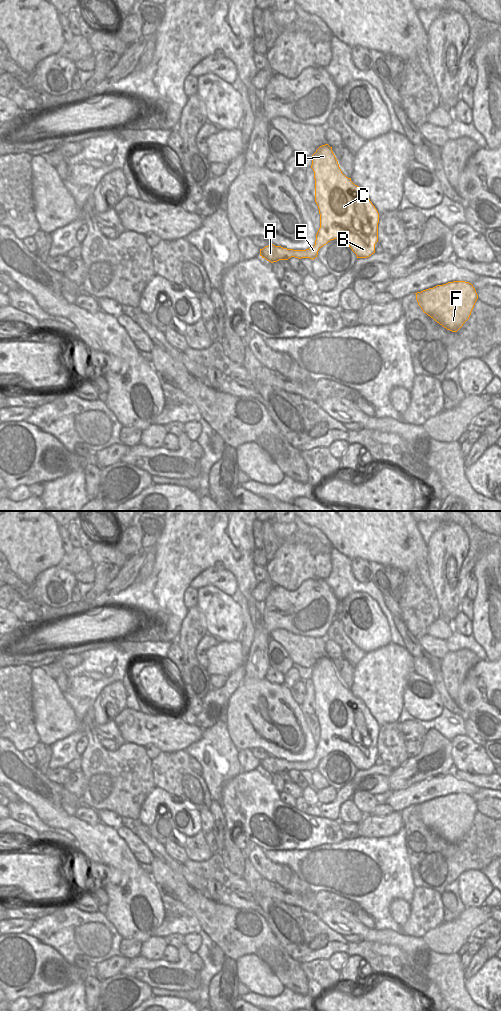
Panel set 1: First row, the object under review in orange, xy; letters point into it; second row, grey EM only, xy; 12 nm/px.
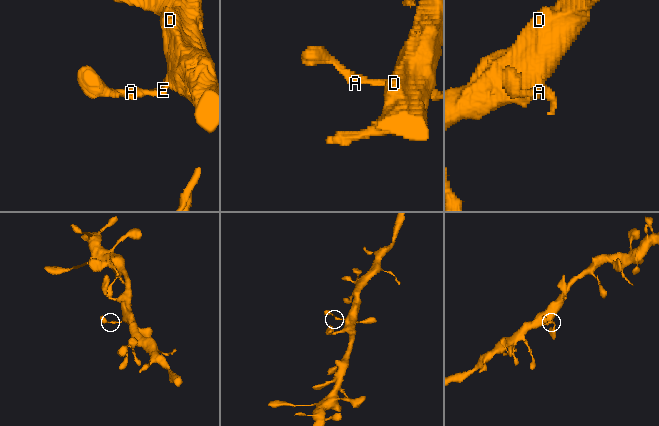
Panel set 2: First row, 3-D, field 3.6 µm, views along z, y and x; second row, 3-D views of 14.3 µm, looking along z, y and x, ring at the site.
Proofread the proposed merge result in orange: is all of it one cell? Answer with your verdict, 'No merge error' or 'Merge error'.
No merge error

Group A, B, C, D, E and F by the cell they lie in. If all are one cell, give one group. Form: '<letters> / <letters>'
A B C D E F

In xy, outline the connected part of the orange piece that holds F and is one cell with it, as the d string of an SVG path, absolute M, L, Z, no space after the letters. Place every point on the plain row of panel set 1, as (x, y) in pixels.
M465 793L448 794L415 806L423 824L452 844L469 831L478 811L473 797Z

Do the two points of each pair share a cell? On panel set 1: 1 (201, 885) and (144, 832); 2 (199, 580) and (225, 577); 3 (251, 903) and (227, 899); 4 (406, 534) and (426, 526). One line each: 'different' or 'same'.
1: same
2: same
3: same
4: different

